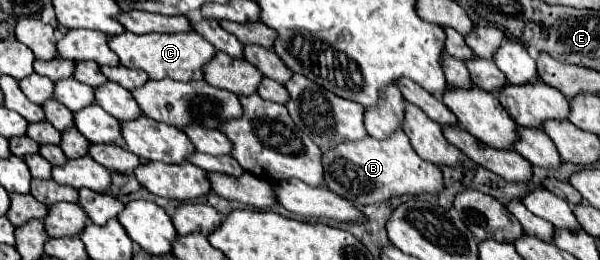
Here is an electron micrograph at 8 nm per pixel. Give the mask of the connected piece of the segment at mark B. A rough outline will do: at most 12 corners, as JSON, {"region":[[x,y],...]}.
{"region":[[404,131],[322,151],[324,185],[370,205],[440,193]]}

